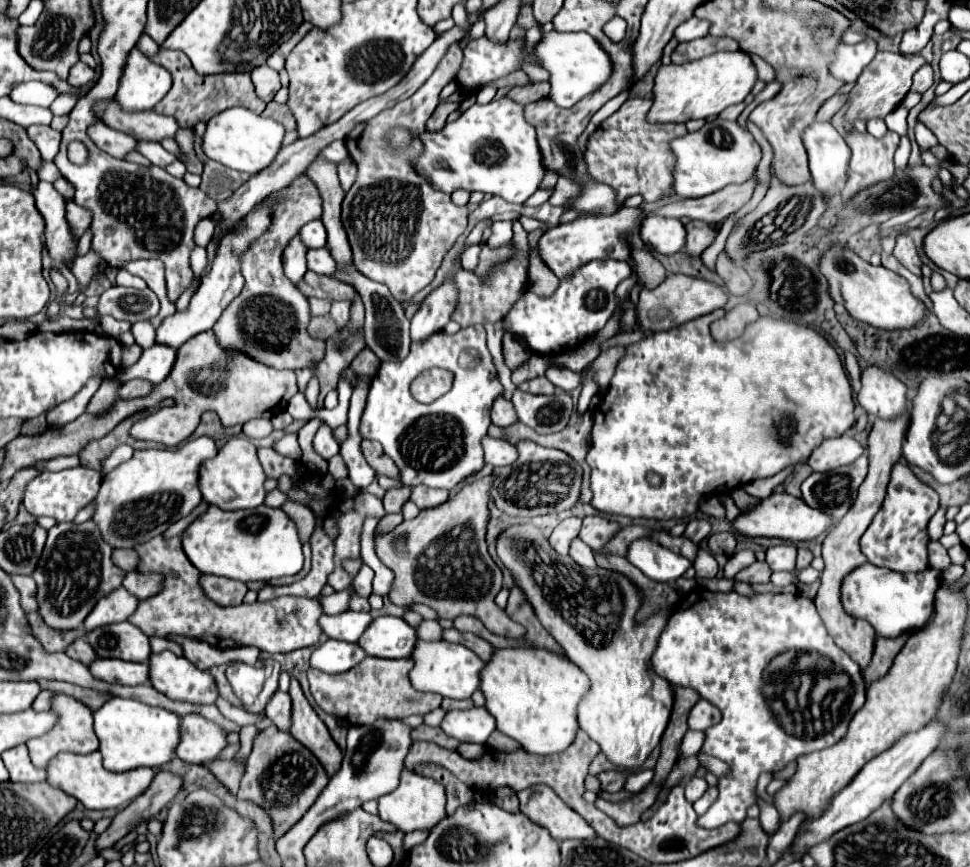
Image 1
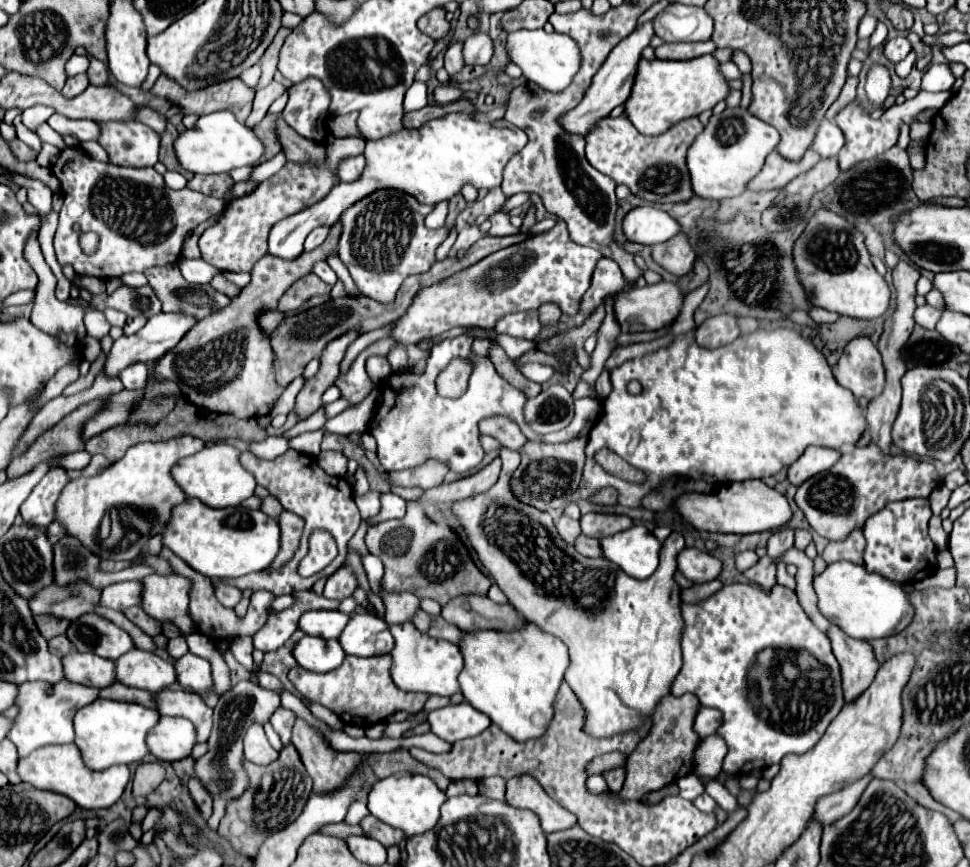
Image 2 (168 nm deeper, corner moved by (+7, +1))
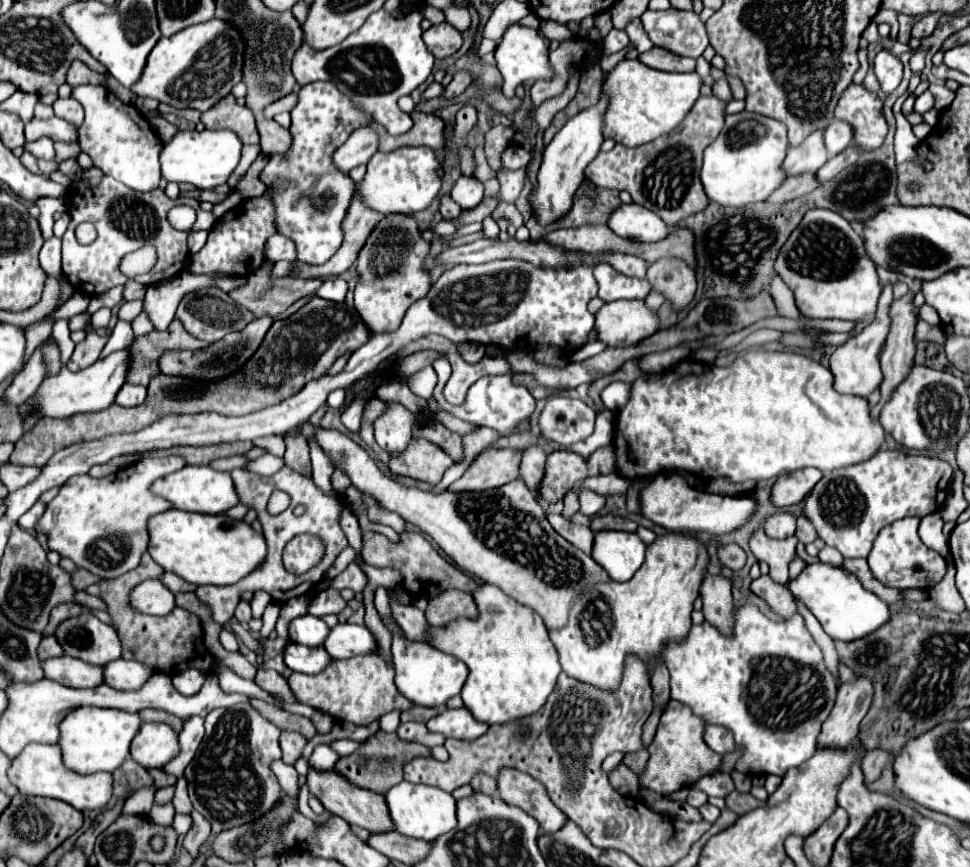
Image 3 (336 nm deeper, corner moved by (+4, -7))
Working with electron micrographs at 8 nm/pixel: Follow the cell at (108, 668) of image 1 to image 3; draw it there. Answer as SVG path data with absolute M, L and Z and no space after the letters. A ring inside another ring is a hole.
M71 656L49 658L41 662L45 678L51 678L69 688L95 688L103 684L101 668L93 664L83 664L83 660L75 660Z

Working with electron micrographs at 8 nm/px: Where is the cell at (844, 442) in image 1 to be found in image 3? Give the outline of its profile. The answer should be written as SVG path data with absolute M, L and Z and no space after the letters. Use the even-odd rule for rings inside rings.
M803 468L779 476L771 488L771 496L769 496L771 504L777 508L799 504L811 492L811 488L821 480L821 476L823 474L817 468Z

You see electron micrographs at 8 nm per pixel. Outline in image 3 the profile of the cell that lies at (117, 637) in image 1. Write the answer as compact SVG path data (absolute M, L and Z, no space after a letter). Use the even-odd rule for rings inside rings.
M87 612L63 620L63 624L55 630L55 638L67 656L79 658L93 666L103 666L121 658L117 632Z

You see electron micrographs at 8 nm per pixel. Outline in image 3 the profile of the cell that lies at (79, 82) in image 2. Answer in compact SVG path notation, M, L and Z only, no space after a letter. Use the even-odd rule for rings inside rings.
M59 98L55 104L53 104L53 110L55 110L55 116L57 118L63 118L67 120L69 124L73 124L75 128L79 128L83 124L83 108L79 102L71 100L71 98Z

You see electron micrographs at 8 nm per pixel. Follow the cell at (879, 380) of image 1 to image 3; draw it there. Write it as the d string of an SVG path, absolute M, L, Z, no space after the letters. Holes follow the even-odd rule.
M885 286L883 292L881 292L881 298L879 298L873 322L867 324L861 334L853 336L851 340L847 340L843 346L839 346L831 354L829 370L835 376L835 390L839 394L855 394L855 396L865 396L867 398L881 384L883 374L881 374L881 366L879 366L877 354L879 354L881 344L885 342L885 338L889 334L889 324L891 324L889 306L891 306L891 302L893 302L893 290L891 290L891 286Z

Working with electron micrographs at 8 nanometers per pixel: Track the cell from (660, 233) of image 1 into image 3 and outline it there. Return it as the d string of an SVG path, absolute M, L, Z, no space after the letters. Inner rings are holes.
M633 202L617 206L611 212L607 226L615 234L637 242L657 242L663 240L663 236L667 236L669 232L667 224L655 212Z

